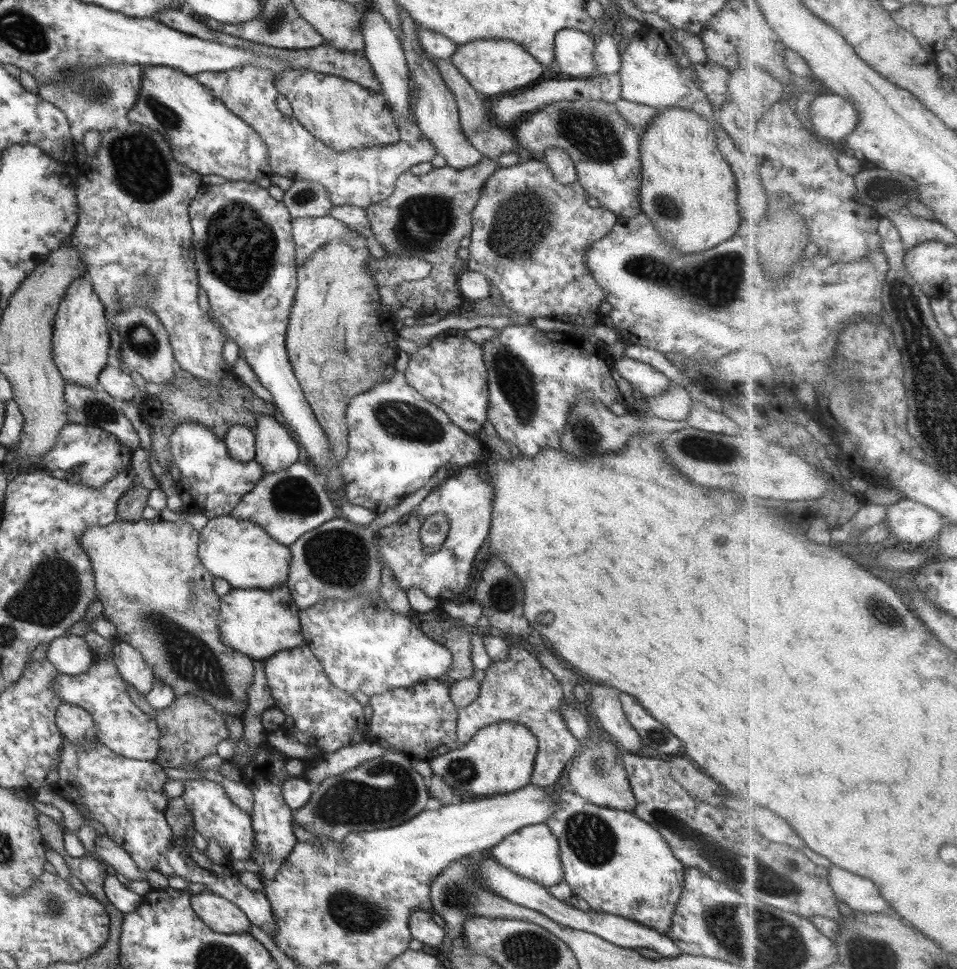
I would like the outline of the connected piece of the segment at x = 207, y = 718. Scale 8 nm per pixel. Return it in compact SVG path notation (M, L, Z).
M191 695L176 697L173 704L156 712L154 720L161 731L160 753L155 762L162 767L195 767L206 756L217 754L217 745L227 742L230 736L224 715L215 712L212 705L199 697Z

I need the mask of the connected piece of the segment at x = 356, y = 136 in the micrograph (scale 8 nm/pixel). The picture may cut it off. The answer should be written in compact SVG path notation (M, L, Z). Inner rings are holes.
M309 69L276 74L274 84L277 91L288 98L293 117L310 134L338 152L386 146L401 141L397 119L383 93L374 92L336 75Z

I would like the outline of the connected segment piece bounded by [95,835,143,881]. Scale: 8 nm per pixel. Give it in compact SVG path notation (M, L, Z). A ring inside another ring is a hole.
M96 835L95 849L96 855L109 866L111 871L119 872L132 881L142 880L143 872L136 866L132 856L108 835Z

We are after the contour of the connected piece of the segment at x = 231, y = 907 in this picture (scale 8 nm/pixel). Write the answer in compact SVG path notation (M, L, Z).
M208 890L191 894L190 905L198 918L212 930L222 934L250 933L249 918L243 910L226 898Z

